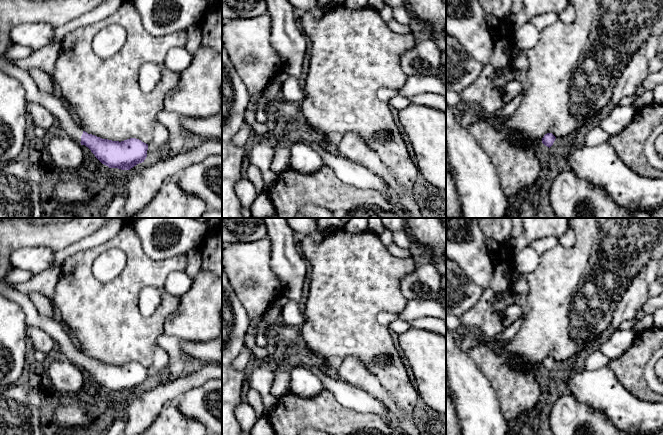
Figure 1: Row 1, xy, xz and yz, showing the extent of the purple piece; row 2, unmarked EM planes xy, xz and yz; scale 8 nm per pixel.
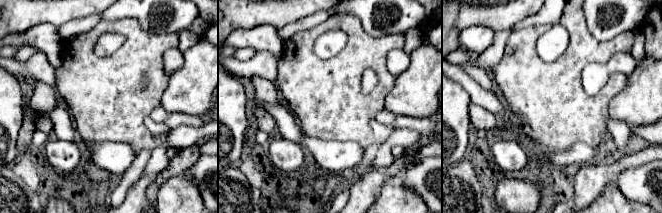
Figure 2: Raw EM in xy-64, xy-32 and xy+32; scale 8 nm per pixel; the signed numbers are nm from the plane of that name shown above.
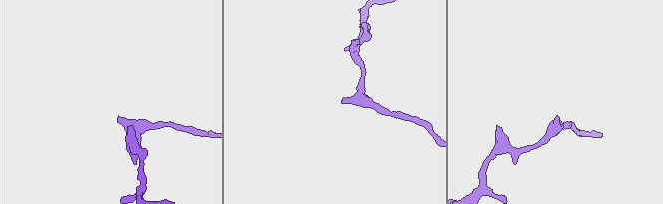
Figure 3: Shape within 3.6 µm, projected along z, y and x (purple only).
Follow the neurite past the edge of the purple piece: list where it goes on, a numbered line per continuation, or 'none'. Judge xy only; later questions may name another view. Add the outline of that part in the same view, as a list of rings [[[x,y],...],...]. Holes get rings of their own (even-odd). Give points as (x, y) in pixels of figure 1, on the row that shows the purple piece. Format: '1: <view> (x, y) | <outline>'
1: xy (63, 115) | [[[0,56],[0,69],[21,83],[26,92],[27,102],[37,103],[49,110],[64,134],[81,142],[83,130],[79,126],[79,123],[73,120],[72,111],[63,101],[52,94],[42,92],[28,72],[10,63],[4,56]]]

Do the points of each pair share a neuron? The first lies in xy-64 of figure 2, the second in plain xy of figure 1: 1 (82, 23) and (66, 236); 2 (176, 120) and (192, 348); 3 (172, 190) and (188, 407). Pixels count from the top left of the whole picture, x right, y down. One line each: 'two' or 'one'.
1: two
2: one
3: two

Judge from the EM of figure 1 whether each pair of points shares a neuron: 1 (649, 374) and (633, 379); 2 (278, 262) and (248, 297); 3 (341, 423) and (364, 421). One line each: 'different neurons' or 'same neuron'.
1: different neurons
2: different neurons
3: same neuron

